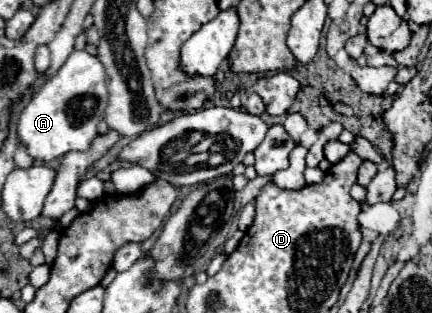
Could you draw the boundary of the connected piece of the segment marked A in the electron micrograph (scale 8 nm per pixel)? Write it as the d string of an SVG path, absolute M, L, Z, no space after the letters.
M74 50L64 66L50 76L30 98L30 102L24 106L24 110L18 116L16 124L16 138L22 146L26 146L28 156L32 156L38 162L52 162L66 152L72 150L88 150L92 140L96 138L96 126L104 118L104 110L108 106L108 90L106 90L106 74L104 66L96 56L90 56L86 50Z

